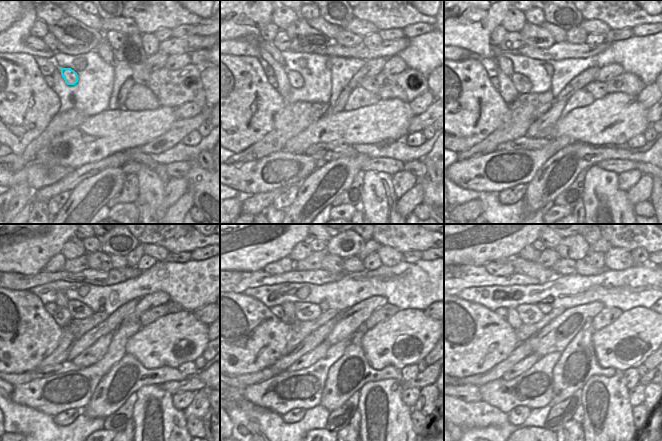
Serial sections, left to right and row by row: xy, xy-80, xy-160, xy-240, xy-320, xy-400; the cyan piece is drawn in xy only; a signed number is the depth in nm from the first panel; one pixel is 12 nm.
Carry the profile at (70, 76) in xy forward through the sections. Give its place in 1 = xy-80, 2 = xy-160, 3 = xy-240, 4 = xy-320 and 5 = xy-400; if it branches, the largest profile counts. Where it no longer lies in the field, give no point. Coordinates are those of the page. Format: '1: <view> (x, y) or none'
1: xy-80 (295, 79)
2: xy-160 (522, 84)
3: xy-240 (78, 310)
4: xy-320 (303, 311)
5: xy-400 (529, 313)

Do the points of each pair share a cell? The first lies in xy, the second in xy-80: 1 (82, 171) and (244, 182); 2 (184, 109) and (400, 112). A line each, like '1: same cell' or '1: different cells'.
1: different cells
2: different cells

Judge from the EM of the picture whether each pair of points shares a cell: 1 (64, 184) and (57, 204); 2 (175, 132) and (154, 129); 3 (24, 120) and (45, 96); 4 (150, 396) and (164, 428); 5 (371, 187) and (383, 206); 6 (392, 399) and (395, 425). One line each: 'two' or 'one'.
1: two
2: two
3: one
4: one
5: one
6: one

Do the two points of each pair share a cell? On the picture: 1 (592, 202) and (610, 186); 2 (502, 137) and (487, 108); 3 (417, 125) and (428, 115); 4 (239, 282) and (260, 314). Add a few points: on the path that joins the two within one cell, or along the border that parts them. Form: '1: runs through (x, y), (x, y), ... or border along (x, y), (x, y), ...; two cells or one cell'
1: runs through (596, 198), (606, 188); one cell
2: border along (508, 107), (501, 123), (478, 142); two cells
3: runs through (420, 122), (425, 118); one cell
4: border along (230, 291), (242, 293); two cells

